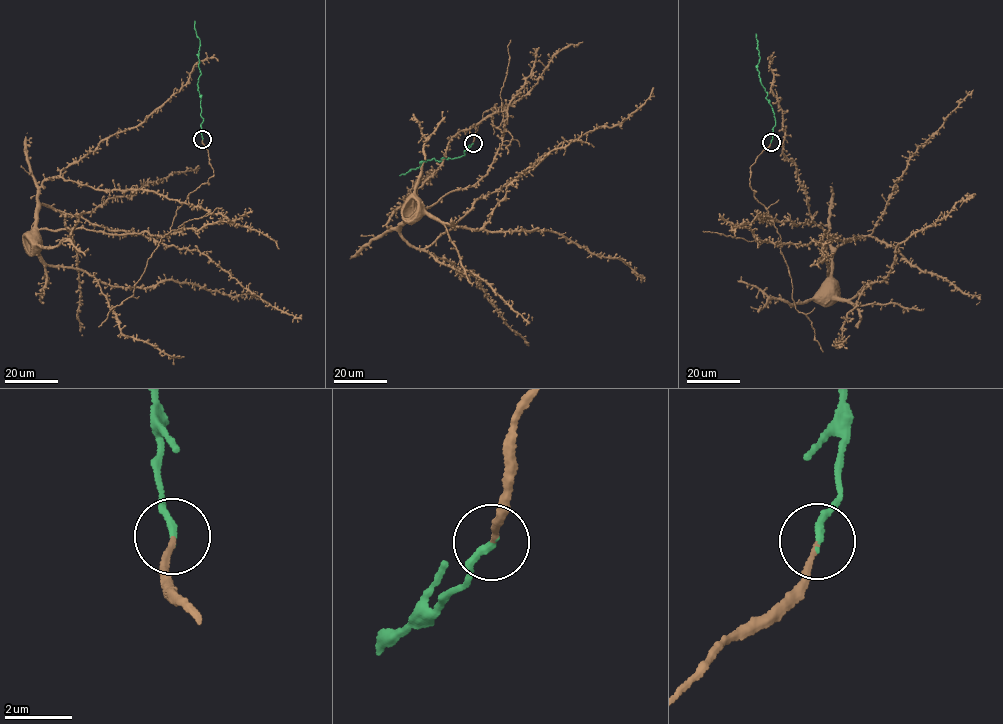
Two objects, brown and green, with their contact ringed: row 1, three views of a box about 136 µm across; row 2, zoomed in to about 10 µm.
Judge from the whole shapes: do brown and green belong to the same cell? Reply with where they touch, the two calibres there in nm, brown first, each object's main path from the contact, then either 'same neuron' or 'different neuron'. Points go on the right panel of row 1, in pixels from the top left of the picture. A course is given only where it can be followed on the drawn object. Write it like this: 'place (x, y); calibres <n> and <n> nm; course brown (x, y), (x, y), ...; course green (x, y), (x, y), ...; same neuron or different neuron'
place (771, 142); calibres 160 and 200 nm; course brown (771, 142), (749, 181), (773, 242), (817, 242), (828, 276), (861, 235), (825, 234), (829, 256), (809, 265); course green (771, 142), (775, 120), (759, 77), (755, 33); same neuron

